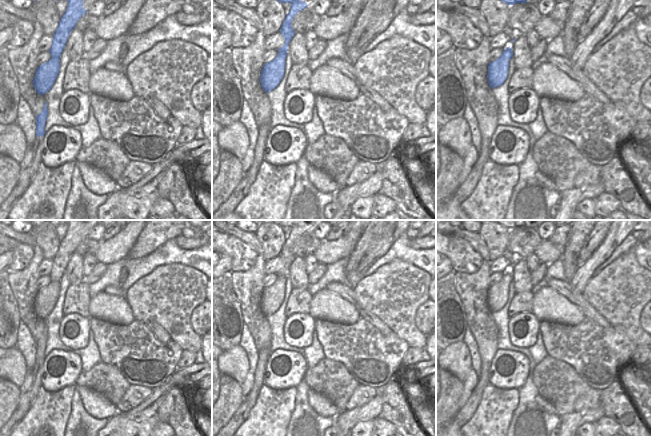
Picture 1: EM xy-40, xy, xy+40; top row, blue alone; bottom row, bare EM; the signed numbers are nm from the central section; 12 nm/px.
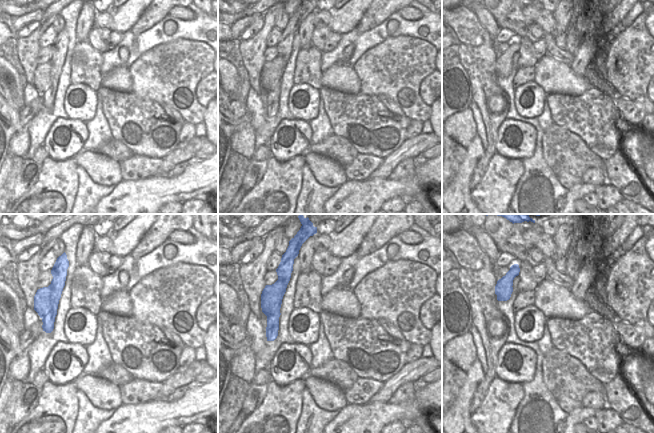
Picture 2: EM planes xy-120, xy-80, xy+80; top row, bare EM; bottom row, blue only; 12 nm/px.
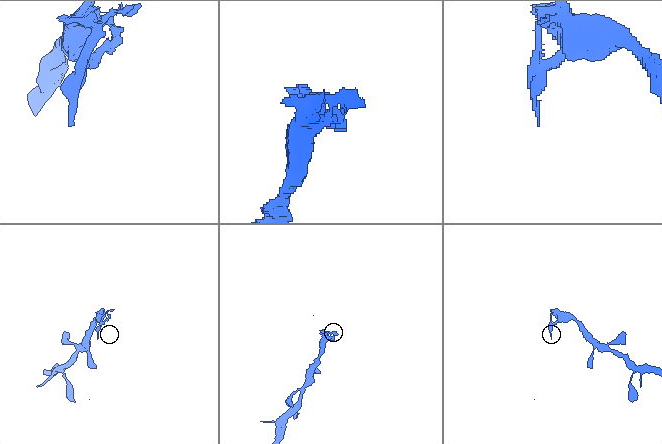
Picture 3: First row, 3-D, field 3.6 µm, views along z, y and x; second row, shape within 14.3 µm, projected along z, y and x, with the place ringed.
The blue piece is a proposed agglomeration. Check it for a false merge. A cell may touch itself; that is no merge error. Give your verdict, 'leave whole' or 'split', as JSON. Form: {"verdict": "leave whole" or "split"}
{"verdict": "split"}

